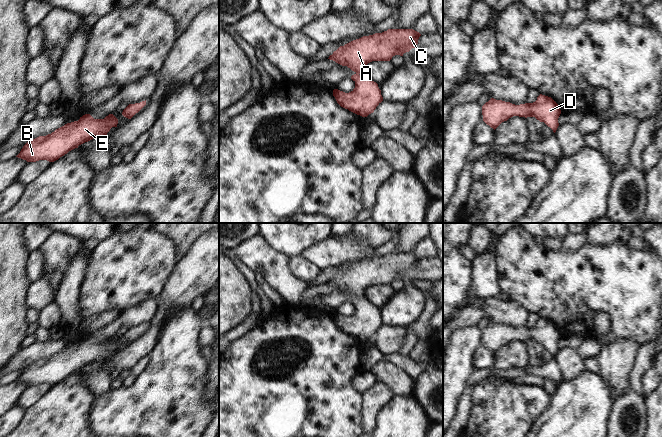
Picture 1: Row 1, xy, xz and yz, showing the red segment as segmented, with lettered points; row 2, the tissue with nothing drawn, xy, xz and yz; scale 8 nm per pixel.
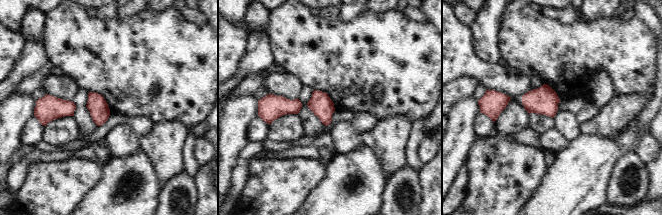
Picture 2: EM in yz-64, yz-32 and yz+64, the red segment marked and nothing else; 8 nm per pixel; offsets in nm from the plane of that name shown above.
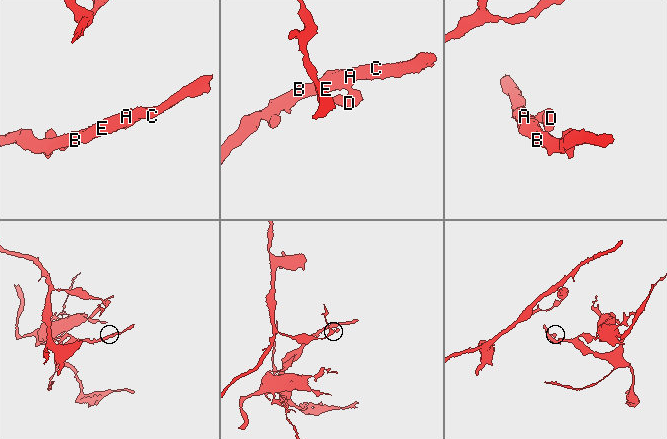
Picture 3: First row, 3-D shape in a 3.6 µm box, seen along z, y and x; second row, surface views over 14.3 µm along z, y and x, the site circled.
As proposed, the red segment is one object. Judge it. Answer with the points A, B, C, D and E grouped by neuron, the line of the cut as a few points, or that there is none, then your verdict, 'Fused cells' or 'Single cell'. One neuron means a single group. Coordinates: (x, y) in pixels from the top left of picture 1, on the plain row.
Groups: A B C D E. No split. Single cell.

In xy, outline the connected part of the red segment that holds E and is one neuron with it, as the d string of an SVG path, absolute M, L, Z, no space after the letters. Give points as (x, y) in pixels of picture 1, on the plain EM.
M85 338L78 345L67 347L51 358L27 366L16 381L27 386L54 386L85 366L105 361L117 348L118 343L113 338L104 343L94 343L90 338Z

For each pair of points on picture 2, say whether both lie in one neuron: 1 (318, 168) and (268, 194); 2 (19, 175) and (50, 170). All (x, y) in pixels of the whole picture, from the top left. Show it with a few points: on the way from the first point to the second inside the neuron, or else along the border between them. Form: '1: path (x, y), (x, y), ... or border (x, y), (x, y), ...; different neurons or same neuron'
1: path (306, 173), (280, 185); same neuron
2: border (46, 161), (28, 166), (27, 177), (16, 193); different neurons

